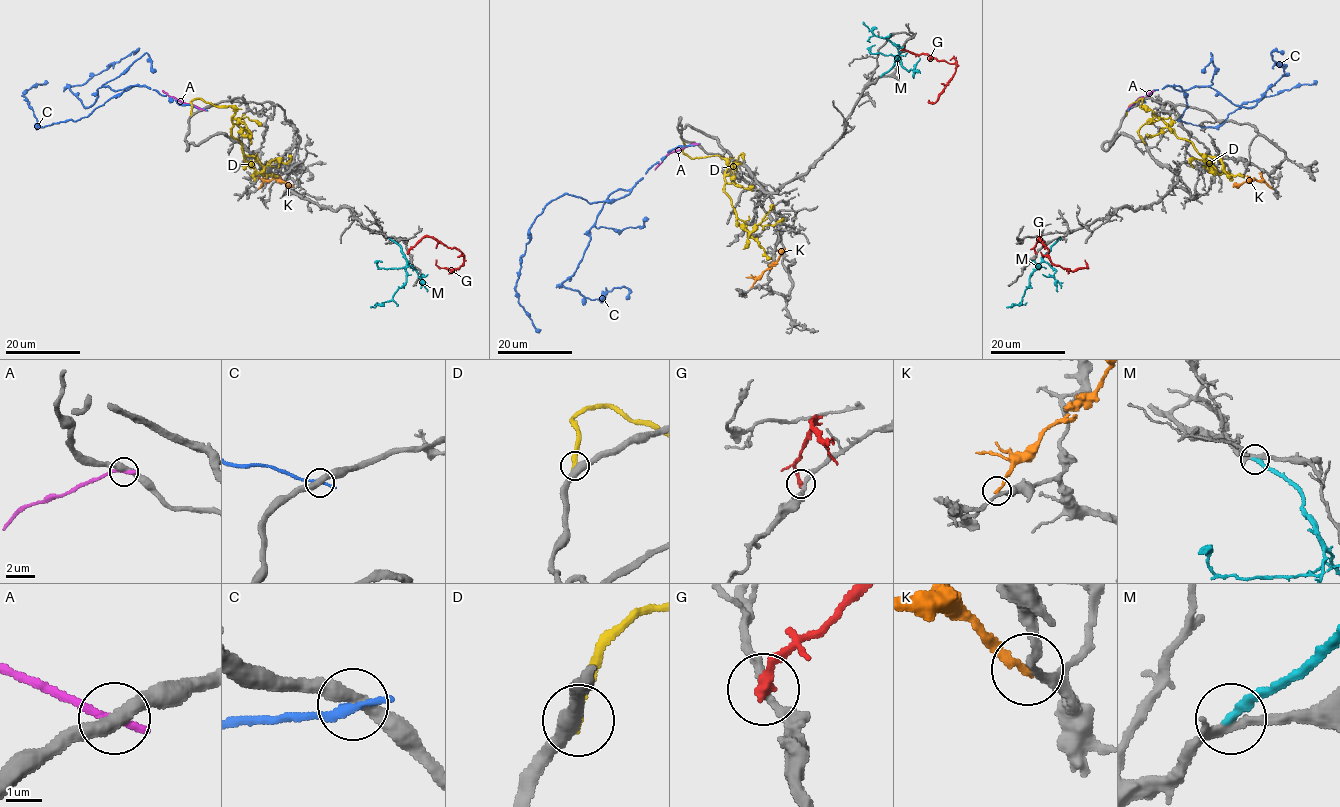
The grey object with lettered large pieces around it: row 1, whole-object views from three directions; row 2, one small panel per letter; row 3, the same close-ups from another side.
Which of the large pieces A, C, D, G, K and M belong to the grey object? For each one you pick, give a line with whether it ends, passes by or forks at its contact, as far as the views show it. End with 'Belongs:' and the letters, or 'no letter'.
M: it ends
Belongs: M

